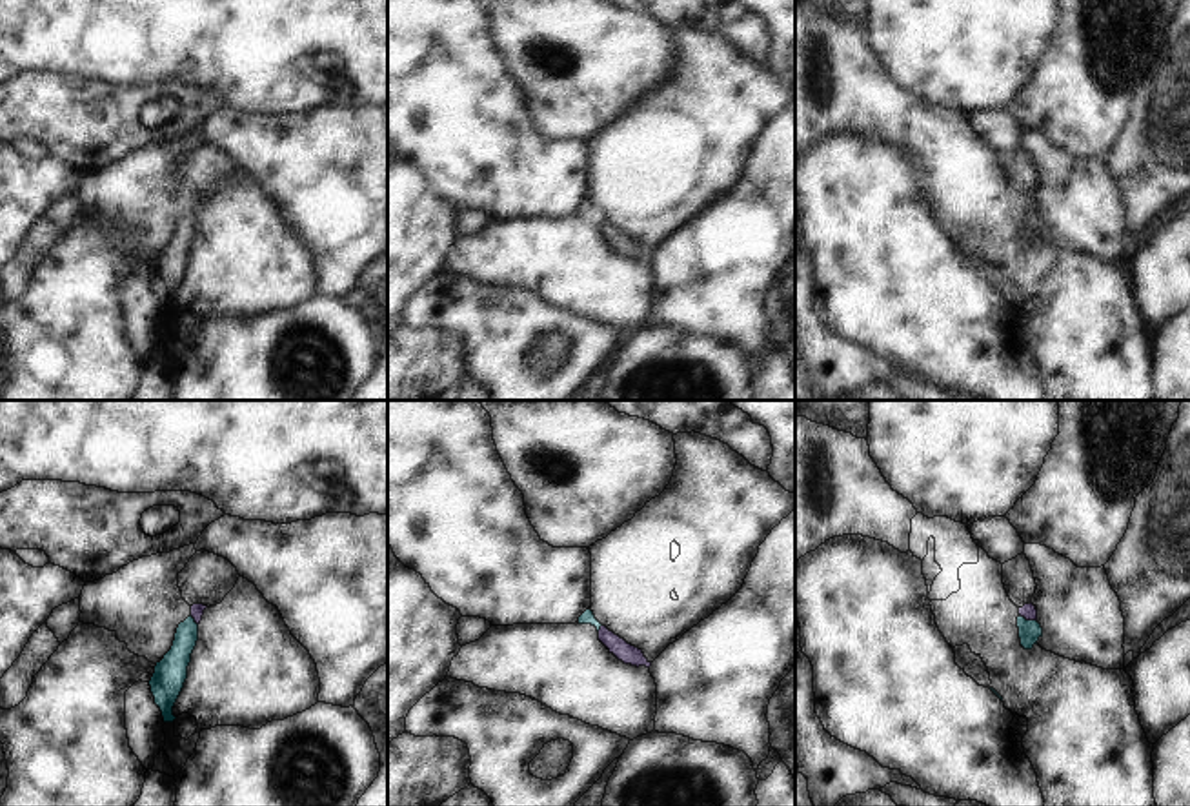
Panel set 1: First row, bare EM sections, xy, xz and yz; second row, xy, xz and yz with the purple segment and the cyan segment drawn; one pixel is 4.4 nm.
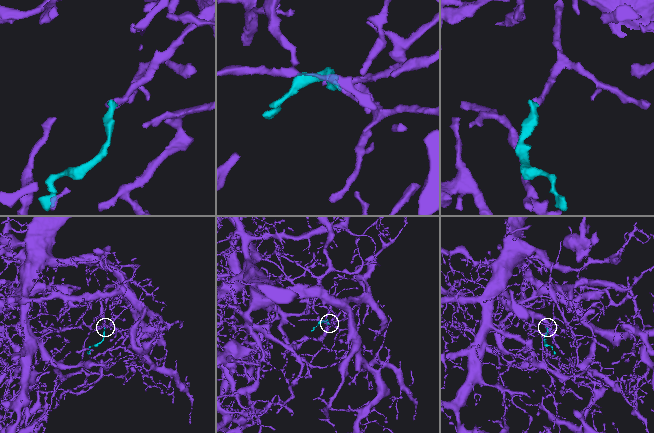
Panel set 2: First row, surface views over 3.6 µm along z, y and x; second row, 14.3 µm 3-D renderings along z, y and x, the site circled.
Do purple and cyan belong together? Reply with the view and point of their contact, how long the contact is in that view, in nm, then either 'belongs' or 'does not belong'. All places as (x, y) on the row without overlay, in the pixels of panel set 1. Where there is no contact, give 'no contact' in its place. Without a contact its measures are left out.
yz (1028, 211) | 90 nm | belongs

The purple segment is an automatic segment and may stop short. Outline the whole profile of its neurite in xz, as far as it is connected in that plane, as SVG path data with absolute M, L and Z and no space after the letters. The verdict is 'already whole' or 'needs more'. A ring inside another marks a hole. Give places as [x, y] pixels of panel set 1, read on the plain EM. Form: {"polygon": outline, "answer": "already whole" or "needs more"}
{"polygon": "M586 202L580 209L579 209L579 217L591 217L597 220L599 224L599 233L610 242L610 246L613 246L619 253L622 253L624 257L631 257L631 258L646 258L650 260L651 255L644 249L642 242L628 237L624 231L620 231L619 227L615 227L613 224L610 224L606 218L602 218L591 202Z", "answer": "needs more"}

